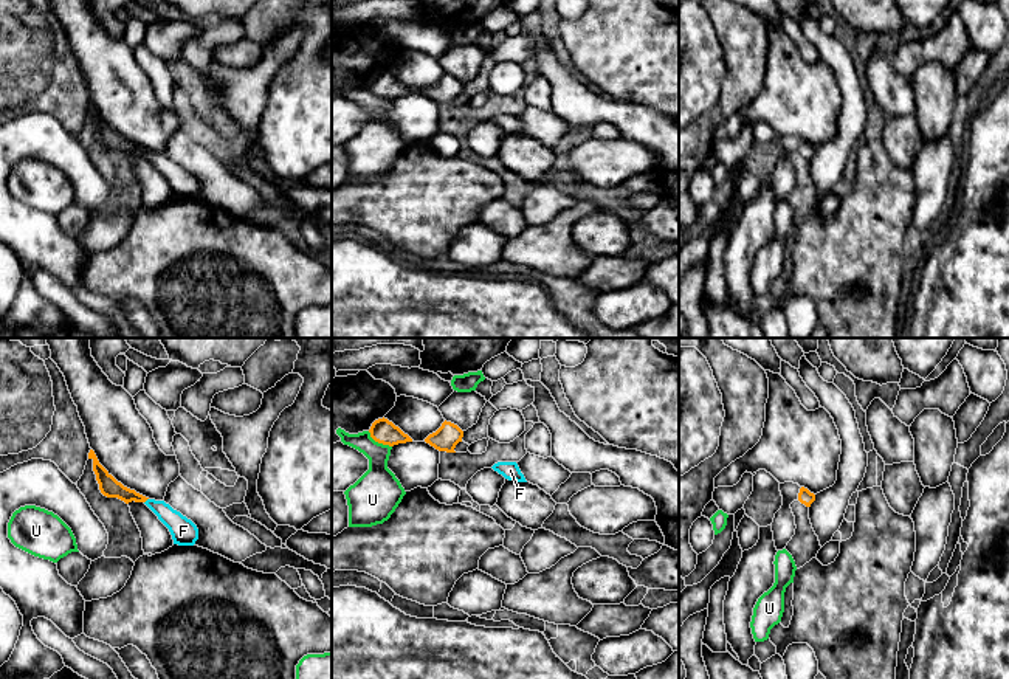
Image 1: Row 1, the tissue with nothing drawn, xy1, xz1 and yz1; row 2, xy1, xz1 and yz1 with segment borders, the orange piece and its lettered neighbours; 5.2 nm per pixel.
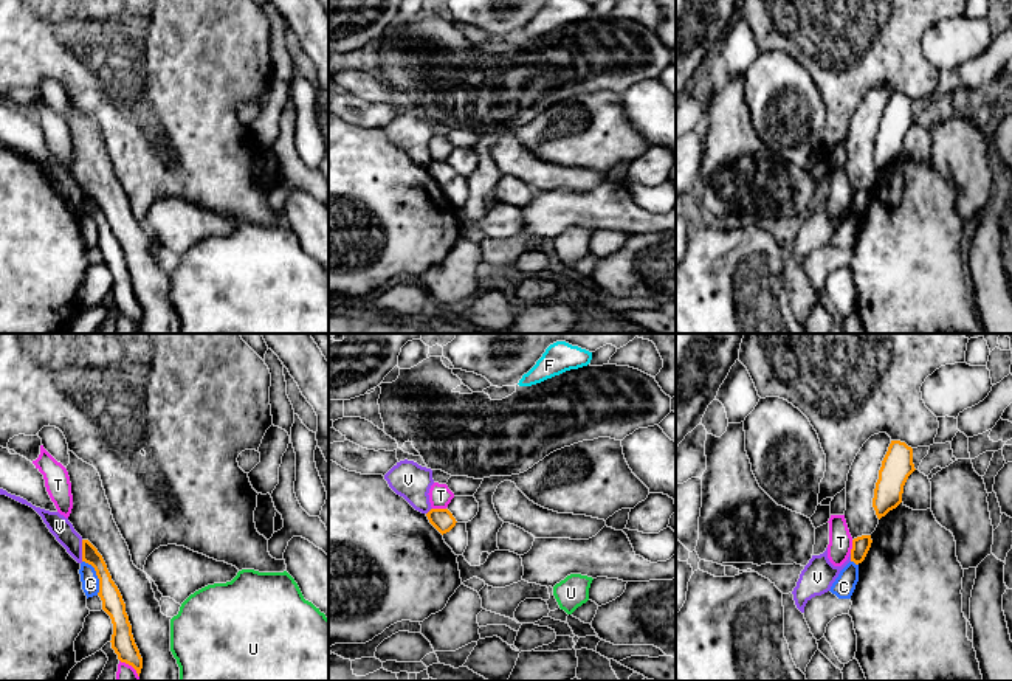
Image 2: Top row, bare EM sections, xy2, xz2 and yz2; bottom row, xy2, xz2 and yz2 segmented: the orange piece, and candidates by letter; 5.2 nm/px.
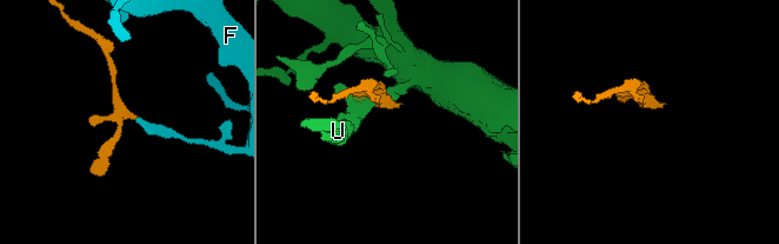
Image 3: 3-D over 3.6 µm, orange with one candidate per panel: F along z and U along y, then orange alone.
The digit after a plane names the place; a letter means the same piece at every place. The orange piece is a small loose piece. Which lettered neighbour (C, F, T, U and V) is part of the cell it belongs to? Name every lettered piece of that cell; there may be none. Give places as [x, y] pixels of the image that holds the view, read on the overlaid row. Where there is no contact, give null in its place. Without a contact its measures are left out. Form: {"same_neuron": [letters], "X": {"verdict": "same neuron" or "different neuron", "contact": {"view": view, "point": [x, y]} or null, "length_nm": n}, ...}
{"same_neuron": ["F"], "C": {"verdict": "different neuron", "contact": {"view": "xy2", "point": [96, 574]}, "length_nm": 200}, "F": {"verdict": "same neuron", "contact": {"view": "xy1", "point": [146, 499]}, "length_nm": 40}, "T": {"verdict": "different neuron", "contact": {"view": "xz2", "point": [439, 509]}, "length_nm": 70}, "U": {"verdict": "different neuron", "contact": {"view": "xz1", "point": [378, 442]}, "length_nm": 150}, "V": {"verdict": "different neuron", "contact": {"view": "xy2", "point": [82, 551]}, "length_nm": 110}}

